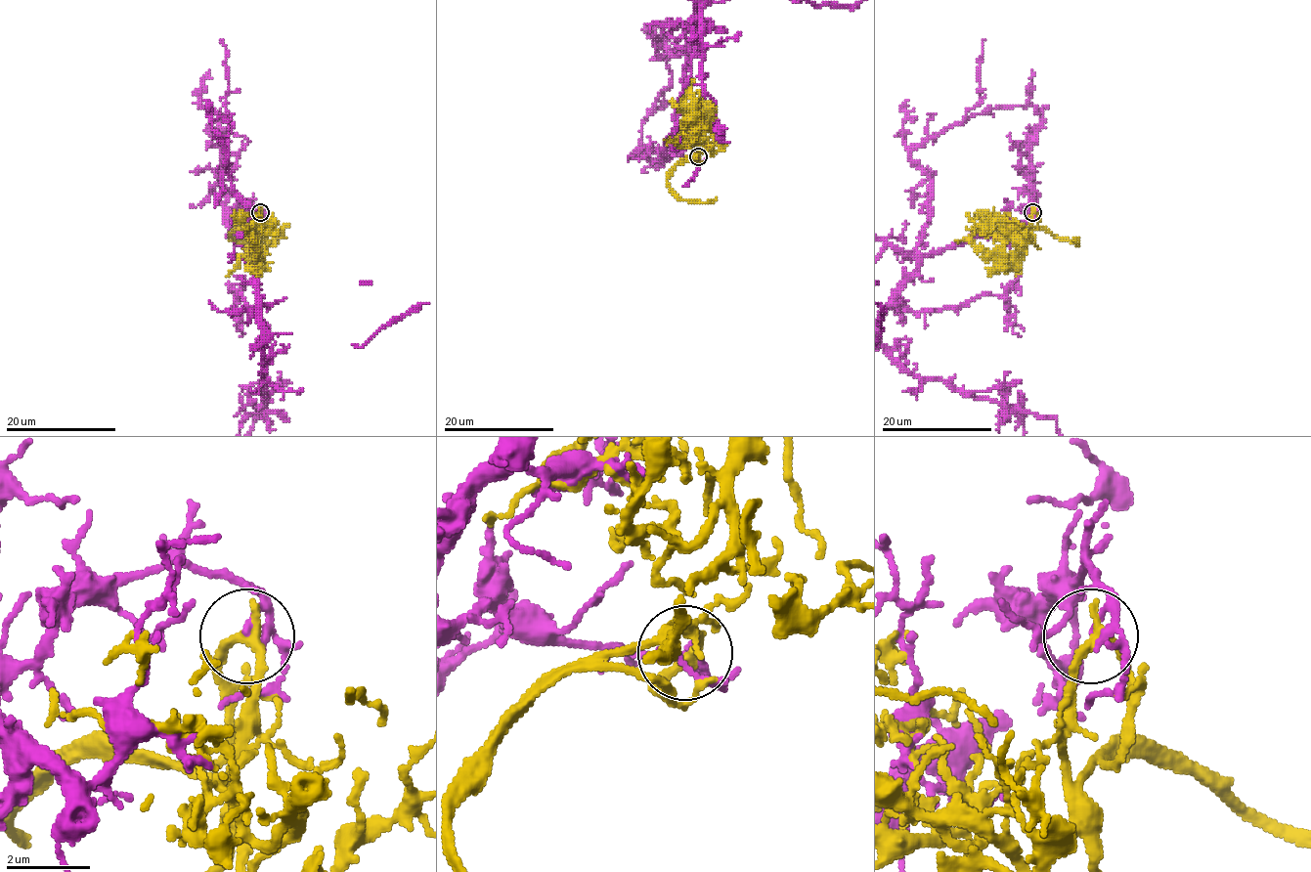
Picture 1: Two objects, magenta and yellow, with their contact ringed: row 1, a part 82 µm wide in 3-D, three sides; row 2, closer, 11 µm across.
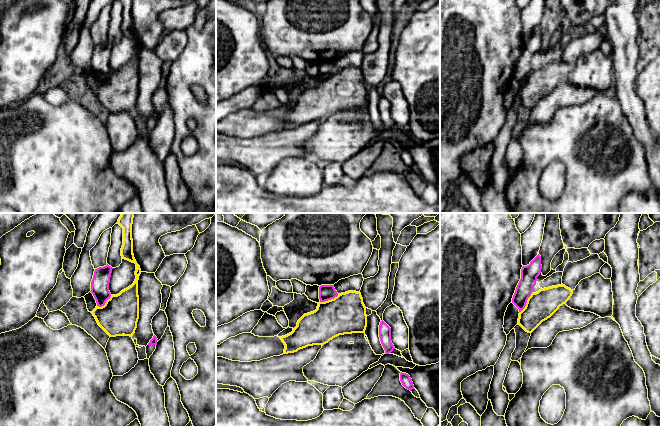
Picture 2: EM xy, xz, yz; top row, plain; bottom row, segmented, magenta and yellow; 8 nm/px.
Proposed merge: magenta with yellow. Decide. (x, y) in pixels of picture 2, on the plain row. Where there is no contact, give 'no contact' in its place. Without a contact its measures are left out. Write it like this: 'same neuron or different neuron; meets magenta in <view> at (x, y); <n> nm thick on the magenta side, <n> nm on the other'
different neuron; meets magenta in xz at (329, 75); 130 nm thick on the magenta side, 320 nm on the other

